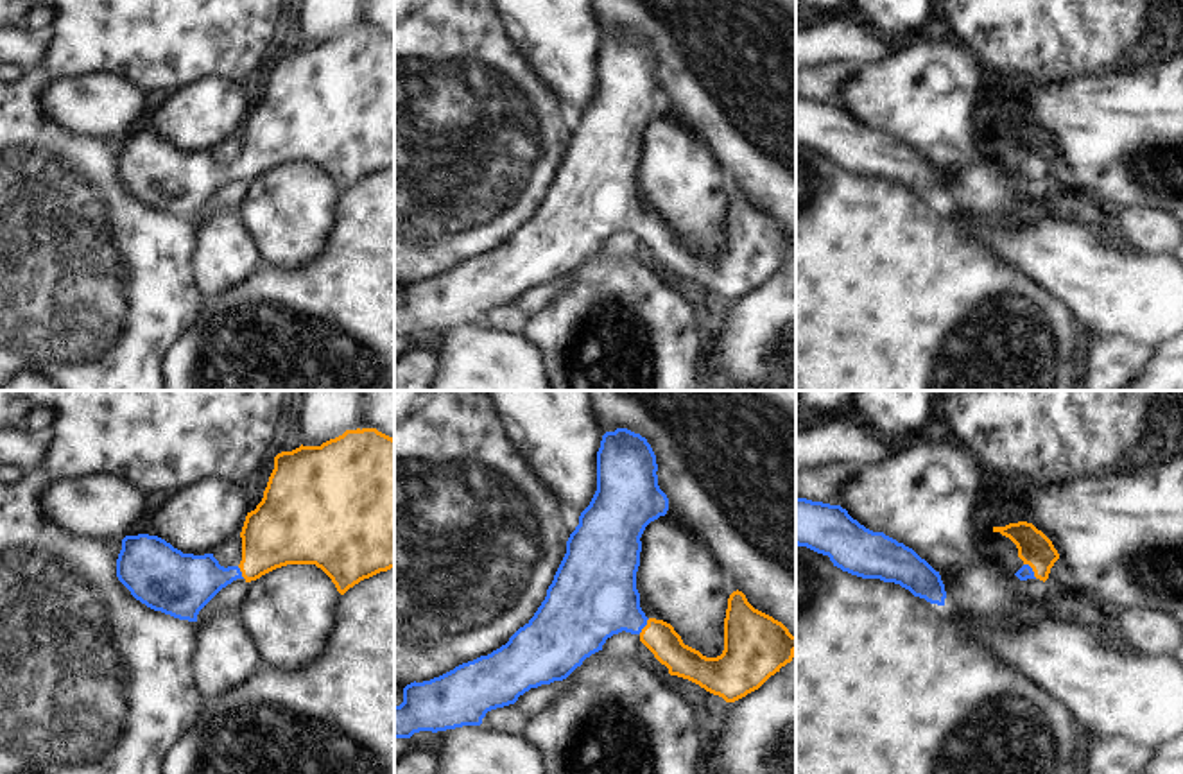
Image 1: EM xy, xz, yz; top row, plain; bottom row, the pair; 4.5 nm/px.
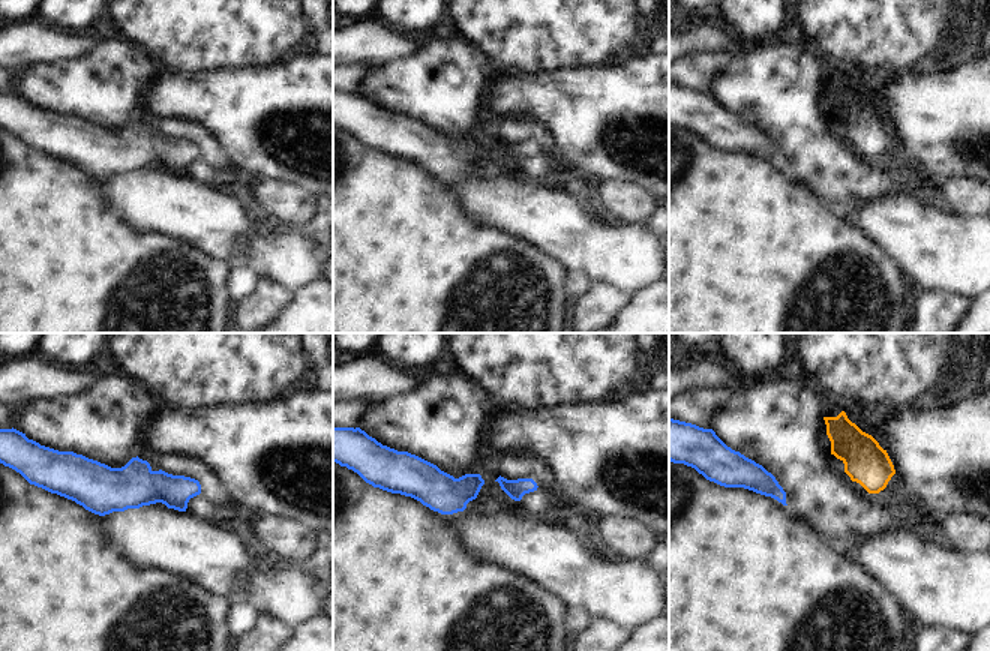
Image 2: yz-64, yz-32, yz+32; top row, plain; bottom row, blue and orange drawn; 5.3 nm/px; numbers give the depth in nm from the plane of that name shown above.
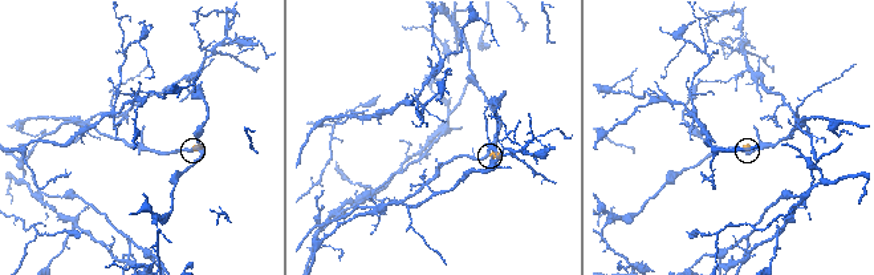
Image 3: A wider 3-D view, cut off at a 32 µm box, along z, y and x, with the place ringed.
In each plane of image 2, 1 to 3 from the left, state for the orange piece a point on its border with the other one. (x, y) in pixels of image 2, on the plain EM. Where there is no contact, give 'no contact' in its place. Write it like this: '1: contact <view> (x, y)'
1: no contact
2: no contact
3: no contact

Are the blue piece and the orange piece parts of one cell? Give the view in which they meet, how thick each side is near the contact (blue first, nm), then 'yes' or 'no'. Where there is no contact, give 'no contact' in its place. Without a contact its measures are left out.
contact in yz; calibres 70 and 160 nm; yes

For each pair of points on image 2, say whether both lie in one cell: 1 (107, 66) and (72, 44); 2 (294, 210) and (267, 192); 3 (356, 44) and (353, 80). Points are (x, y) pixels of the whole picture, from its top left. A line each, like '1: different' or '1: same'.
1: different
2: same
3: different

